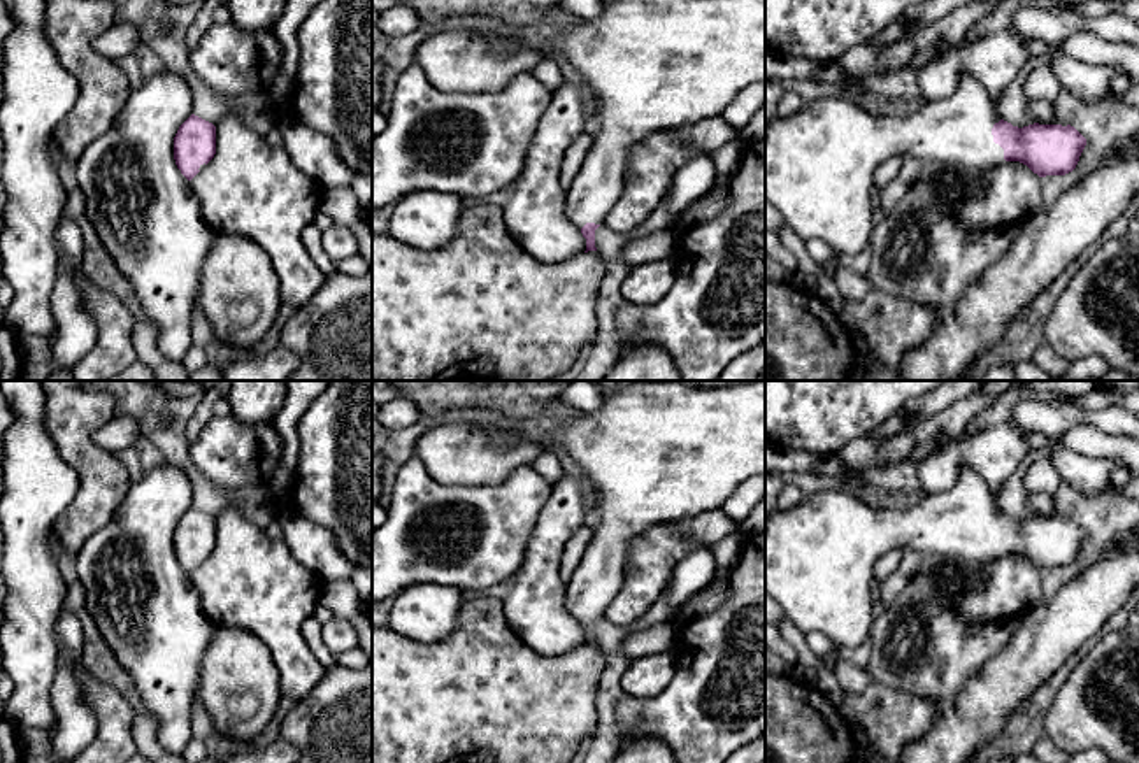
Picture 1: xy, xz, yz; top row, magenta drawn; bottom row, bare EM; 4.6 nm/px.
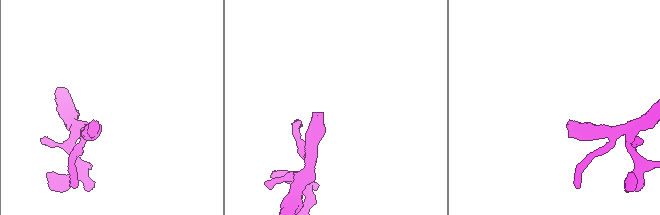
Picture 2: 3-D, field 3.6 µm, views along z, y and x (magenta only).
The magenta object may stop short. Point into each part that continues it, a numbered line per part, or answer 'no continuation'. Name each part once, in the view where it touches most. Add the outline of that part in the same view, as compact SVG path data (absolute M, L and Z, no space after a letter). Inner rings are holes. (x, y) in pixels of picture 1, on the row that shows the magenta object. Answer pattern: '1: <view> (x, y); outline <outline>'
1: yz (820, 164); outline M963 74L955 93L939 102L923 102L909 116L892 116L867 111L848 95L818 98L792 118L774 118L765 128L765 202L770 203L804 242L820 239L837 256L855 256L869 246L872 221L870 191L874 170L886 158L916 156L923 163L953 163L971 172L1004 165L1004 149L993 142L992 128L1002 118L988 96L986 88L972 75Z

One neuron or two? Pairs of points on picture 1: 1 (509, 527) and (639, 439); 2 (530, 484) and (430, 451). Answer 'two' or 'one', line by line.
1: two
2: two

